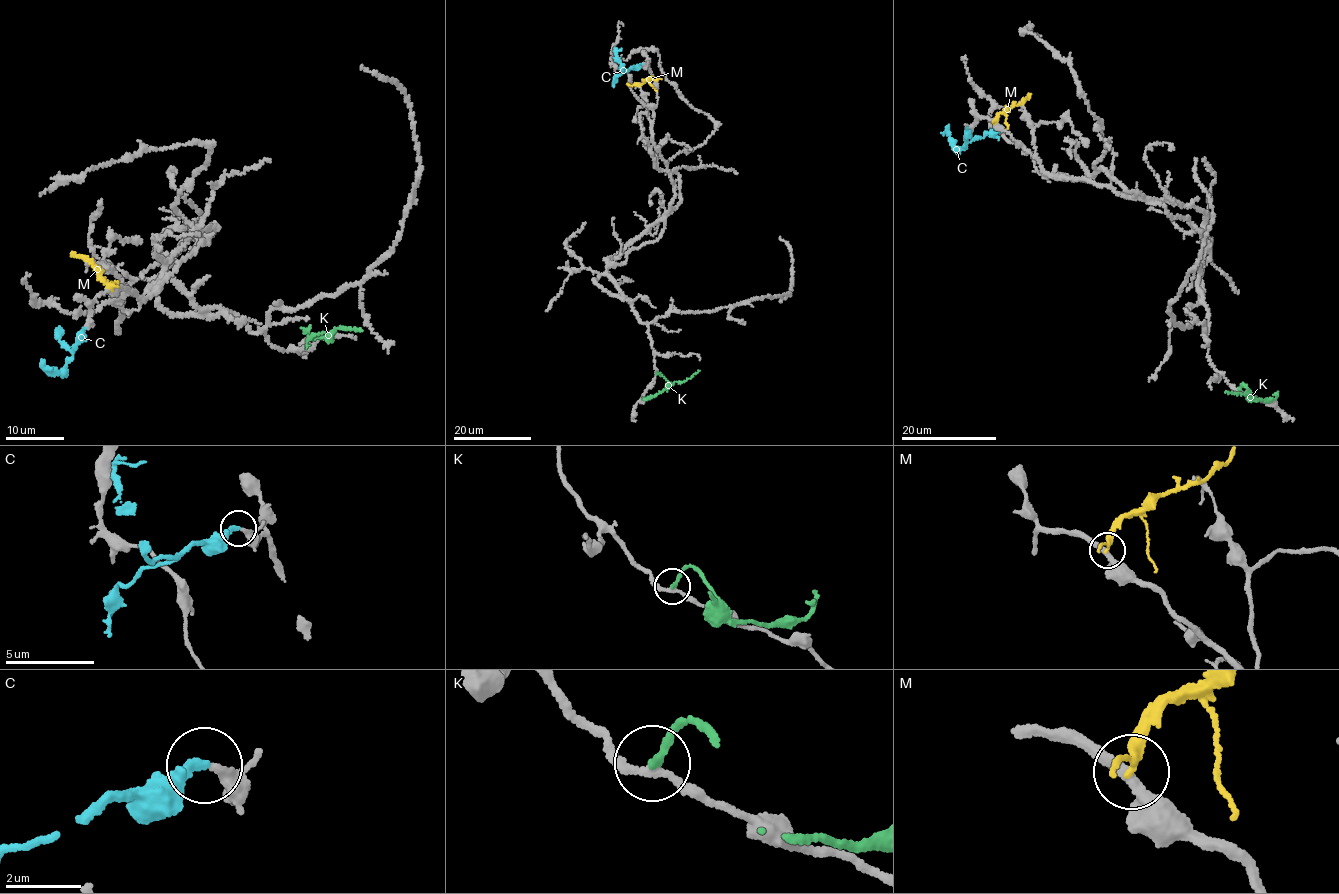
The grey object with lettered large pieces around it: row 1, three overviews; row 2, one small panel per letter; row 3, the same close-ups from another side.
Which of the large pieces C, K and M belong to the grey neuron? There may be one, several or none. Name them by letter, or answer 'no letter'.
C

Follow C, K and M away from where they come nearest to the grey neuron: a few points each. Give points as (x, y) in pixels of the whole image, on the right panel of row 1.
C: (967, 127), (965, 146), (961, 148), (954, 146), (947, 131), (941, 133)
K: (1239, 389), (1244, 384), (1251, 397), (1262, 400), (1277, 393)
M: (995, 122), (1000, 114), (1030, 95)

